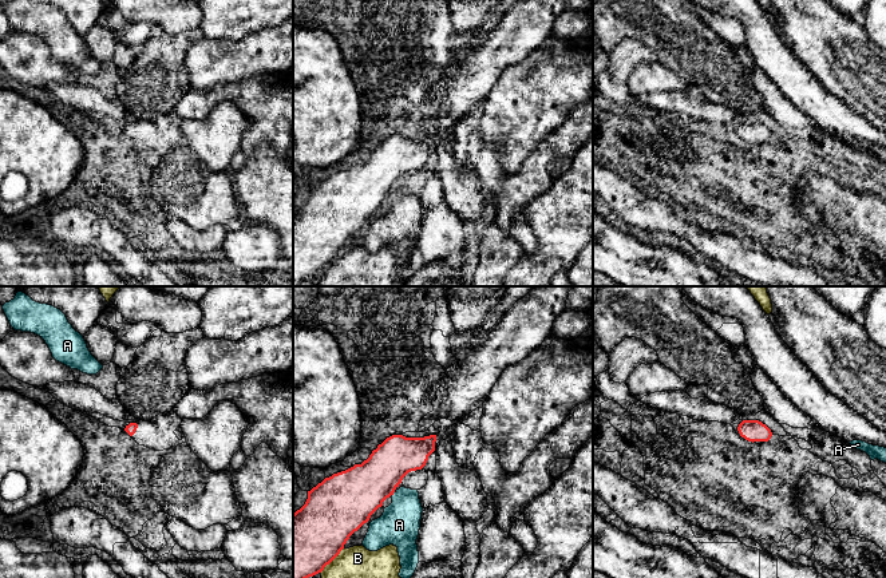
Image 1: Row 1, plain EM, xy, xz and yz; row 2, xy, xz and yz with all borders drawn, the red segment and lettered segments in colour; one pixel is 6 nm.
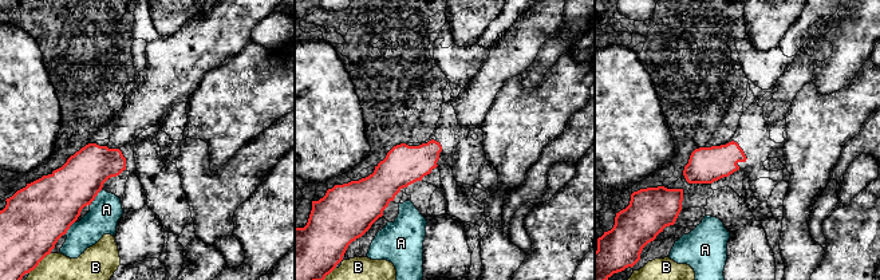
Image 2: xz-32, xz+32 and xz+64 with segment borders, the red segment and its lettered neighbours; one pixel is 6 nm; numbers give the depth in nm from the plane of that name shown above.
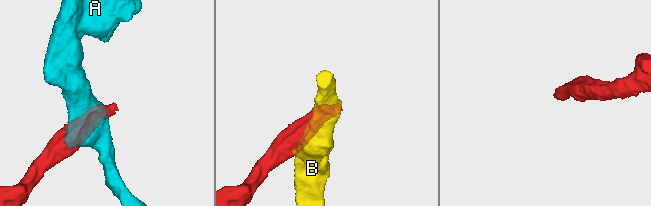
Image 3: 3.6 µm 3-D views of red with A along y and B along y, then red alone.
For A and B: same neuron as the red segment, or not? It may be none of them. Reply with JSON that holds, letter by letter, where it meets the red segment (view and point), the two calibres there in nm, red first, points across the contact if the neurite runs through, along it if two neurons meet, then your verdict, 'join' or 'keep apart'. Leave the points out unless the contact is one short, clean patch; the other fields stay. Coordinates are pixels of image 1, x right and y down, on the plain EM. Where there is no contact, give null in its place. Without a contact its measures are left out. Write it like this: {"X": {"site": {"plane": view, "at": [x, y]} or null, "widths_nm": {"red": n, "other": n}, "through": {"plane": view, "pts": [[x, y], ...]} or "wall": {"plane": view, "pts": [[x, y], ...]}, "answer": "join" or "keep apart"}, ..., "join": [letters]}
{"A": {"site": {"plane": "xz", "at": [392, 194]}, "widths_nm": {"red": 320, "other": 240}, "answer": "keep apart"}, "B": {"site": {"plane": "xz", "at": [331, 261]}, "widths_nm": {"red": 400, "other": 440}, "wall": {"plane": "xz", "pts": [[343, 248], [320, 273]]}, "answer": "keep apart"}, "join": []}

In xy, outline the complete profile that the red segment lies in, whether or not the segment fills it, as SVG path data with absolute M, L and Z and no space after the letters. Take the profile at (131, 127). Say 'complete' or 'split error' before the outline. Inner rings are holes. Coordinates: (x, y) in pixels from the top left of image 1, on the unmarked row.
split error | M174 111L159 114L151 122L141 119L118 122L100 114L83 114L108 127L123 128L139 146L150 150L163 151L186 143L181 128L182 119Z

